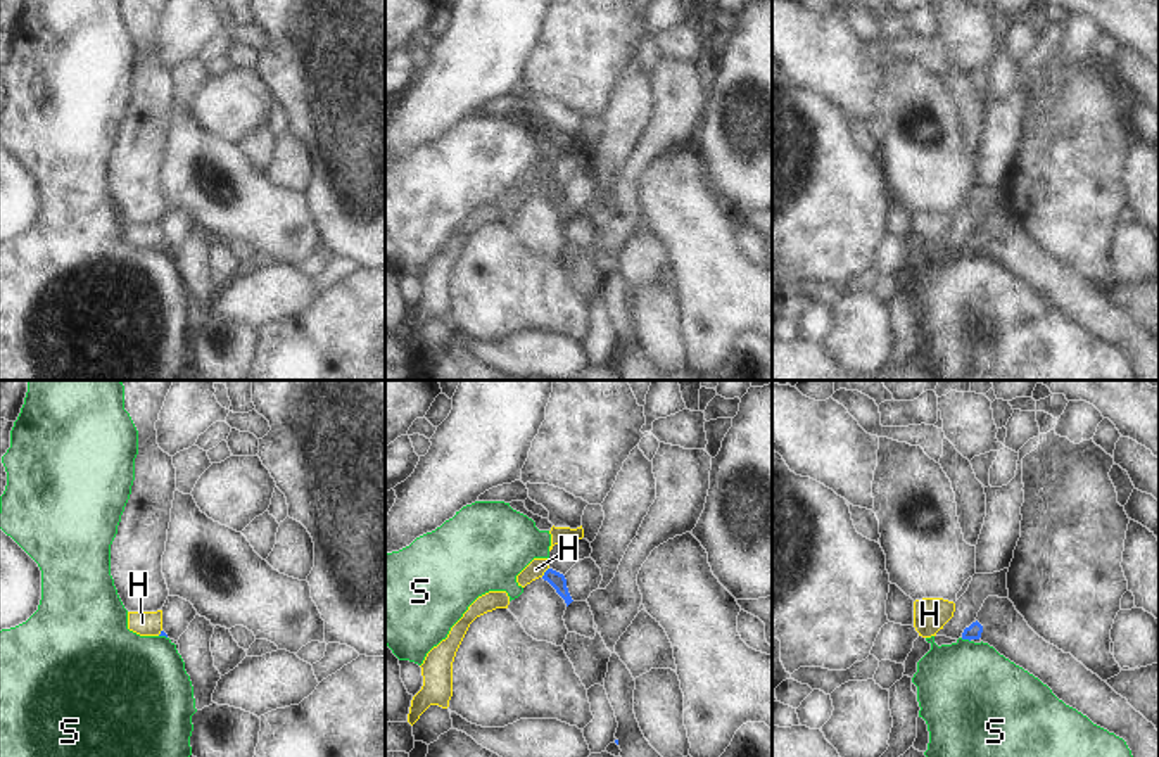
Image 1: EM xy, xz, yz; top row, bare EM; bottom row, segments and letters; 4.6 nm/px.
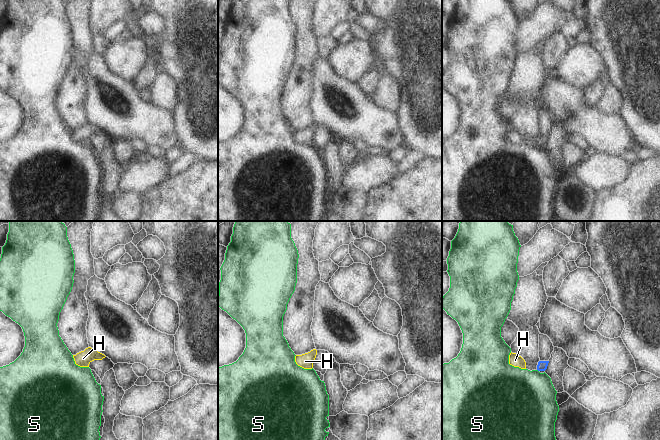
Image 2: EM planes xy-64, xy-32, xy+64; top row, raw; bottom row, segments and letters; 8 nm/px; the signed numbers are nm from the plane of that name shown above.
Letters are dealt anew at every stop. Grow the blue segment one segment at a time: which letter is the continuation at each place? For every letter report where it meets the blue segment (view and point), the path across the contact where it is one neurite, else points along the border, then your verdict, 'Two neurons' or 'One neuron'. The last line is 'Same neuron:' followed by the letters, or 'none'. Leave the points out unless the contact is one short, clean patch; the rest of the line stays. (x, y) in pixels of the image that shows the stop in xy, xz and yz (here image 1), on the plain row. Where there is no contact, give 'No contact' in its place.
H: Touches blue at xz (544, 185). Path across: xz (557, 192), (544, 185), (536, 182). One neuron
S: Touches blue at yz (966, 251). Boundary: yz (961, 251), (969, 254). Two neurons
Same neuron: H.

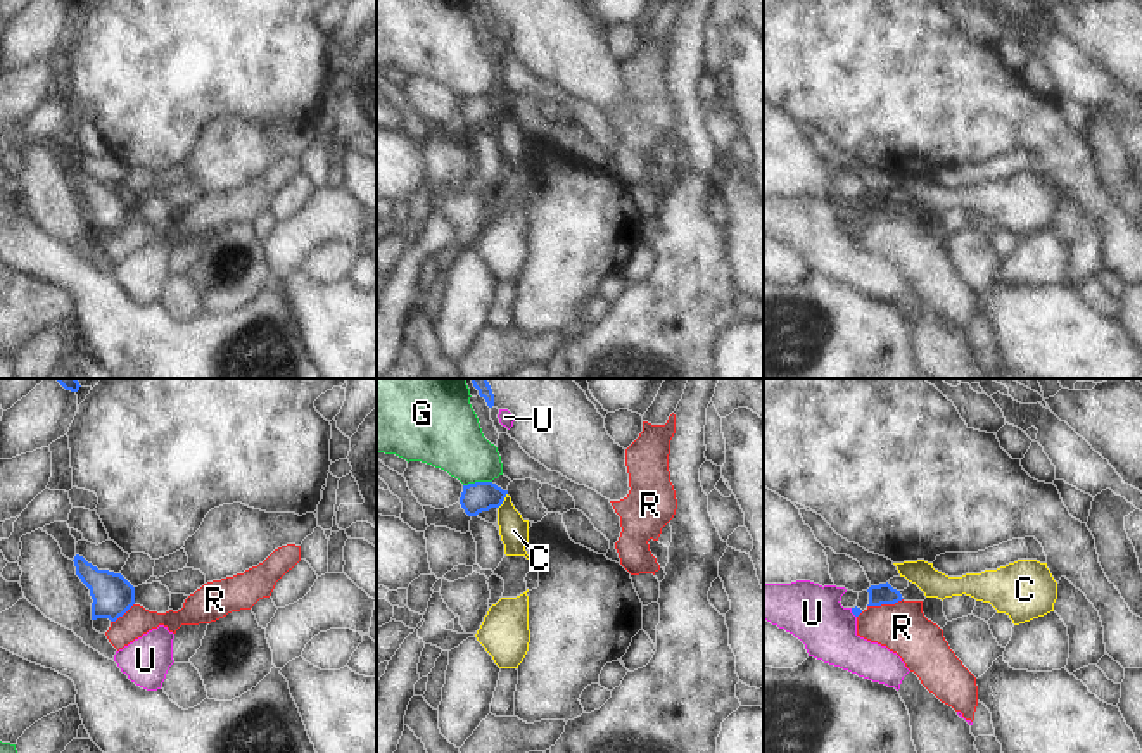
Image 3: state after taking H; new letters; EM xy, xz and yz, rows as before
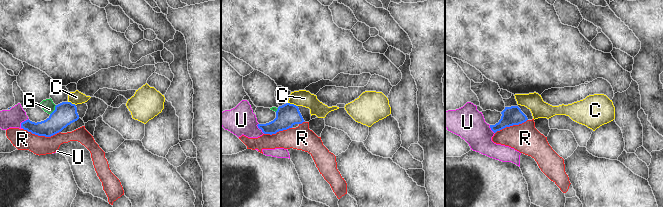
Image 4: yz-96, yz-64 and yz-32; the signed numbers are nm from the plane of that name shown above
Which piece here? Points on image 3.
C: Touches blue at xz (503, 113). Two neurons
G: Touches blue at xz (477, 95). Two neurons
R: Touches blue at yz (885, 216). Two neurons
U: Touches blue at yz (852, 225). Boundary: yz (850, 221), (856, 230). Two neurons
Same neuron: none.

